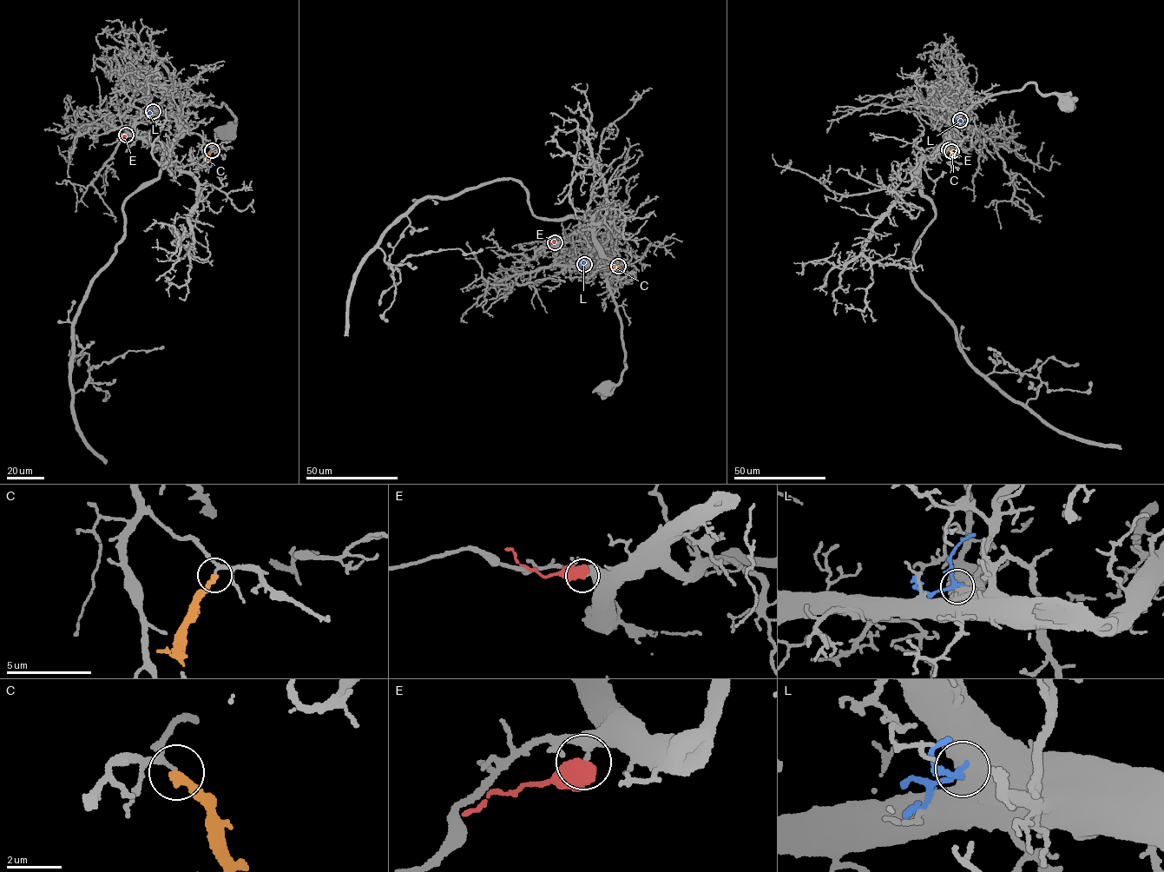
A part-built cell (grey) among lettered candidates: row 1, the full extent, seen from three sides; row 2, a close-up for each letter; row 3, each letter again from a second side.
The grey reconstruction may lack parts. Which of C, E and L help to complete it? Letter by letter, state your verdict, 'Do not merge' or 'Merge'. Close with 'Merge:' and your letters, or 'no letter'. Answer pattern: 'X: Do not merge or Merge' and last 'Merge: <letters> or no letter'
C: Do not merge
E: Do not merge
L: Do not merge
Merge: no letter

